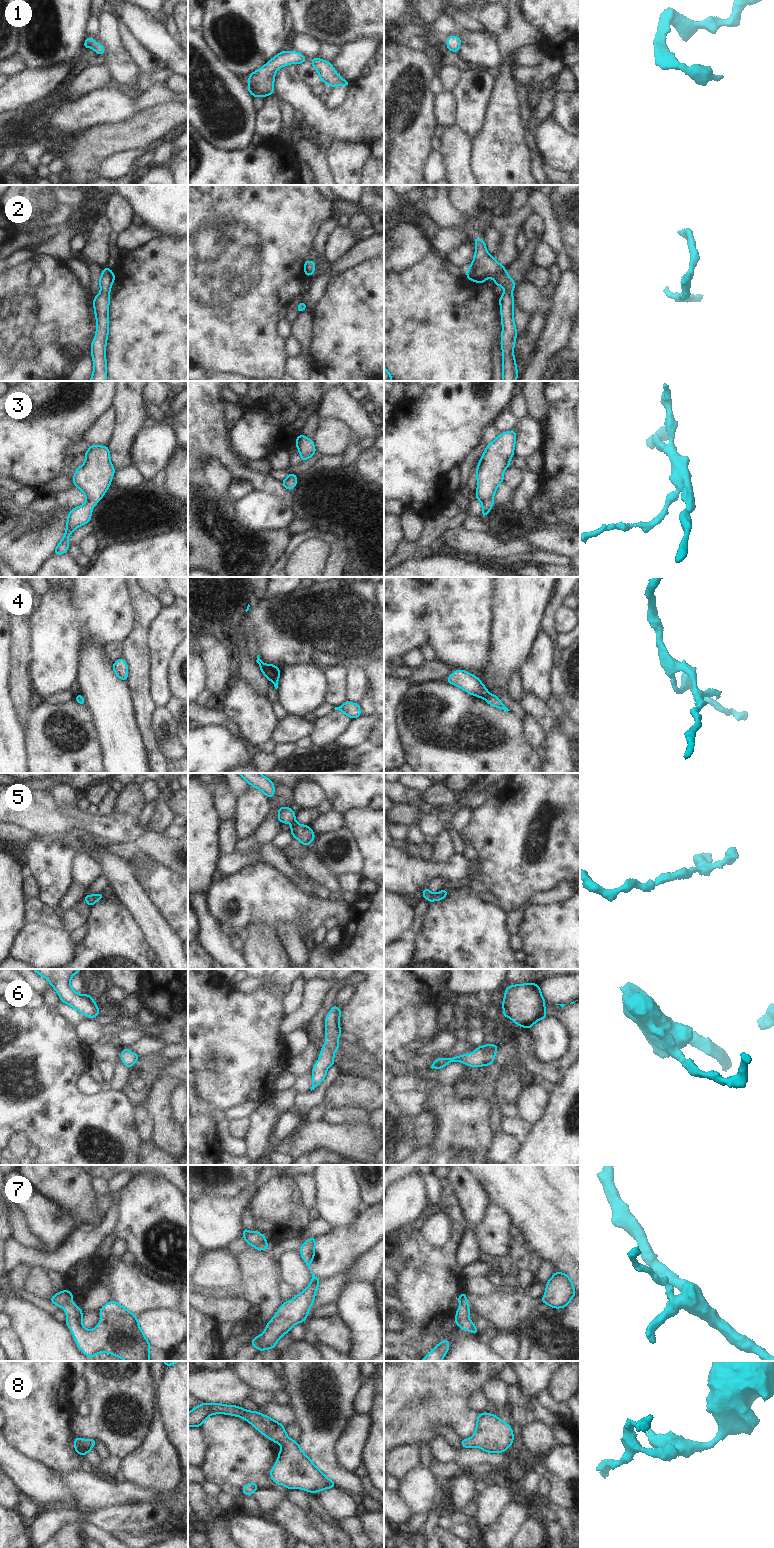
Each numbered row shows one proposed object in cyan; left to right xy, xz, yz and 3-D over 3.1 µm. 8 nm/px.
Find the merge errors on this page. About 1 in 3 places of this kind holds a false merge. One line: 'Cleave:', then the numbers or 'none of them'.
Cleave: 4.

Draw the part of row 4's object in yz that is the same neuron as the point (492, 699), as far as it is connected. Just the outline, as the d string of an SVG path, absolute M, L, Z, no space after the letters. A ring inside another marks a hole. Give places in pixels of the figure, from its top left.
M489 694L487 699L486 699L487 703L496 707L496 708L500 708L504 711L510 711L499 699L499 697L497 697L494 694Z

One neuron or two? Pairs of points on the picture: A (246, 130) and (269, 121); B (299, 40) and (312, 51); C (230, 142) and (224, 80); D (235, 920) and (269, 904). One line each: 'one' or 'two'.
A: two
B: one
C: one
D: one

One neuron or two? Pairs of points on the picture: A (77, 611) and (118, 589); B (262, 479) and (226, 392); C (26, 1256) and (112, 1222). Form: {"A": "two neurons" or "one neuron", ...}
{"A": "one neuron", "B": "two neurons", "C": "one neuron"}

